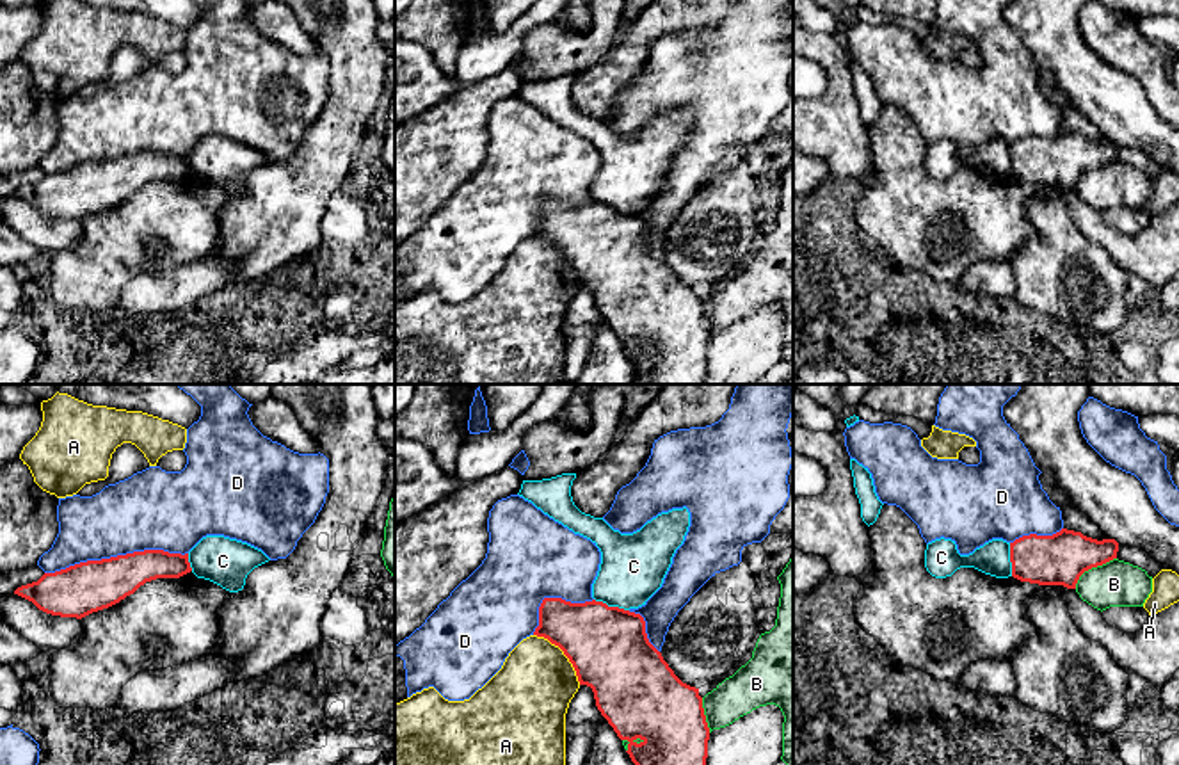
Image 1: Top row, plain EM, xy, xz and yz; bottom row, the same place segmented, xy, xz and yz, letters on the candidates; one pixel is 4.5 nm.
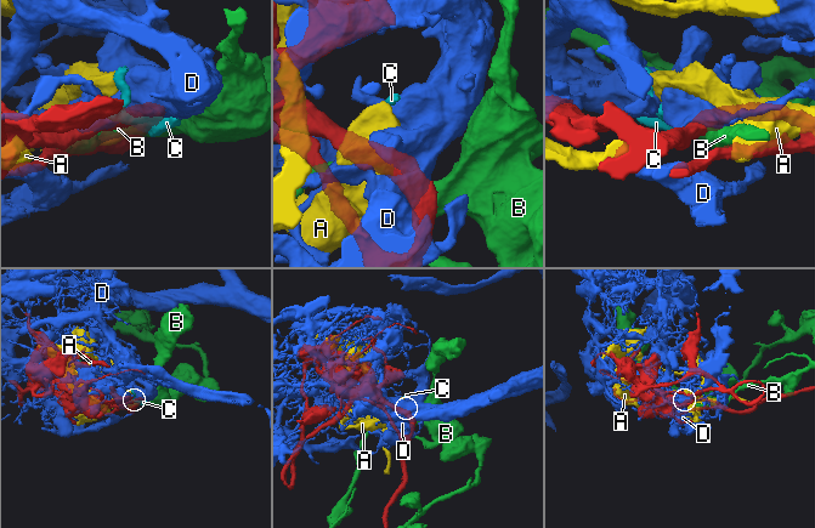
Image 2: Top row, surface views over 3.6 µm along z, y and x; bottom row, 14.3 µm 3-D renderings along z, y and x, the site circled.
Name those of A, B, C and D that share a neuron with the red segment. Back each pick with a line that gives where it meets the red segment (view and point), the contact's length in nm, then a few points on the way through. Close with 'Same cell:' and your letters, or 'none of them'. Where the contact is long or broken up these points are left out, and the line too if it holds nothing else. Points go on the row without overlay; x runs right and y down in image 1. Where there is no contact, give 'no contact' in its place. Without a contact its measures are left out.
Same cell: none of them

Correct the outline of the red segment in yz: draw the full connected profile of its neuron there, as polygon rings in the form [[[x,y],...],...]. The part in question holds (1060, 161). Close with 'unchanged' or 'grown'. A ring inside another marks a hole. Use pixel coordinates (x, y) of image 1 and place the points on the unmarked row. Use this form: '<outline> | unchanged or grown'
[[[1062,130],[1053,137],[1023,137],[1010,144],[1012,178],[1039,187],[1076,190],[1079,178],[1117,160],[1115,141],[1092,141]]] | unchanged

